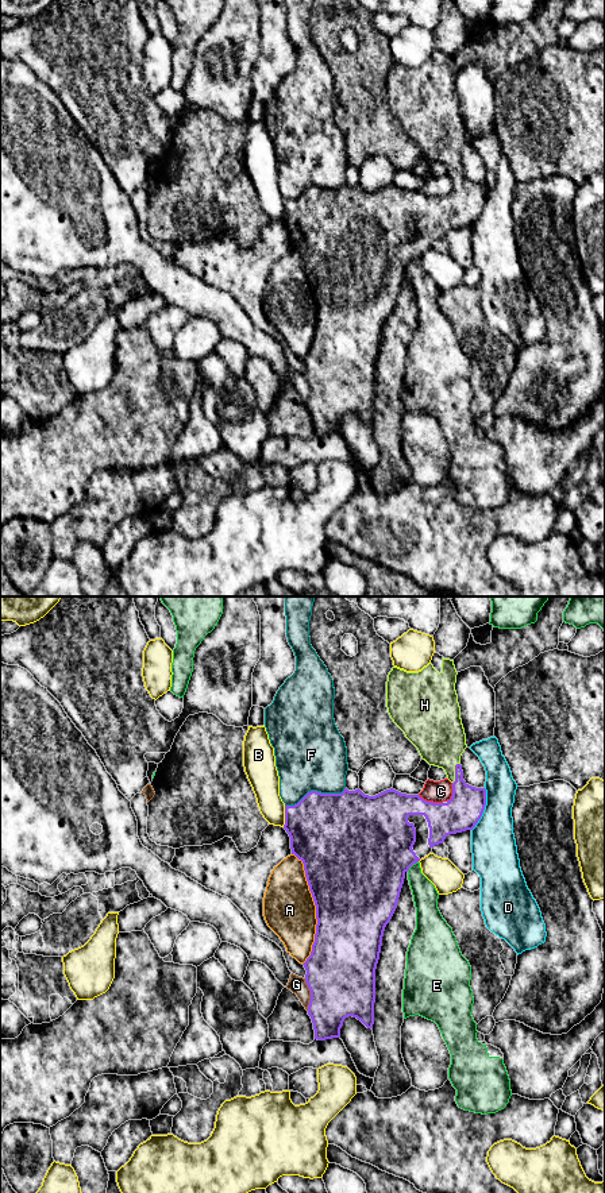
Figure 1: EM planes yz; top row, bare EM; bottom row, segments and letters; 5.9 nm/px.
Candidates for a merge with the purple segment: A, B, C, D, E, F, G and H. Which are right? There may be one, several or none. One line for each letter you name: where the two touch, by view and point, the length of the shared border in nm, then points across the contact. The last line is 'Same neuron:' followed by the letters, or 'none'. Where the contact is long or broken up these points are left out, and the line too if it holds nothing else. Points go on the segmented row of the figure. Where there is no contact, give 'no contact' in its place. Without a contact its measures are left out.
H: yz (455, 772) | 130 nm | across yz (463, 810), (463, 795), (455, 772), (440, 744), (439, 736)
Same neuron: H

